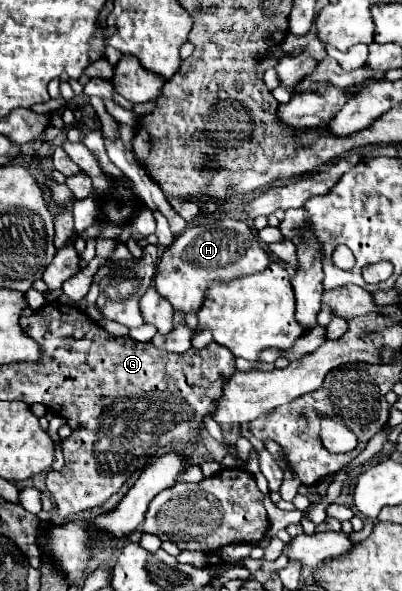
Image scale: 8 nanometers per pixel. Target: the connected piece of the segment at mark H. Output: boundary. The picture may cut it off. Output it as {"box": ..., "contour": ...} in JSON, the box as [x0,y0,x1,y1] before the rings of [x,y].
{"box":[154,218,270,314],"contour":[[[234,218],[212,220],[208,224],[192,224],[186,232],[176,236],[172,246],[168,246],[158,262],[158,272],[154,276],[154,288],[158,294],[172,304],[176,312],[196,314],[208,296],[210,286],[216,278],[230,282],[232,278],[258,274],[270,264],[270,256],[258,242],[256,232],[244,222]]]}

